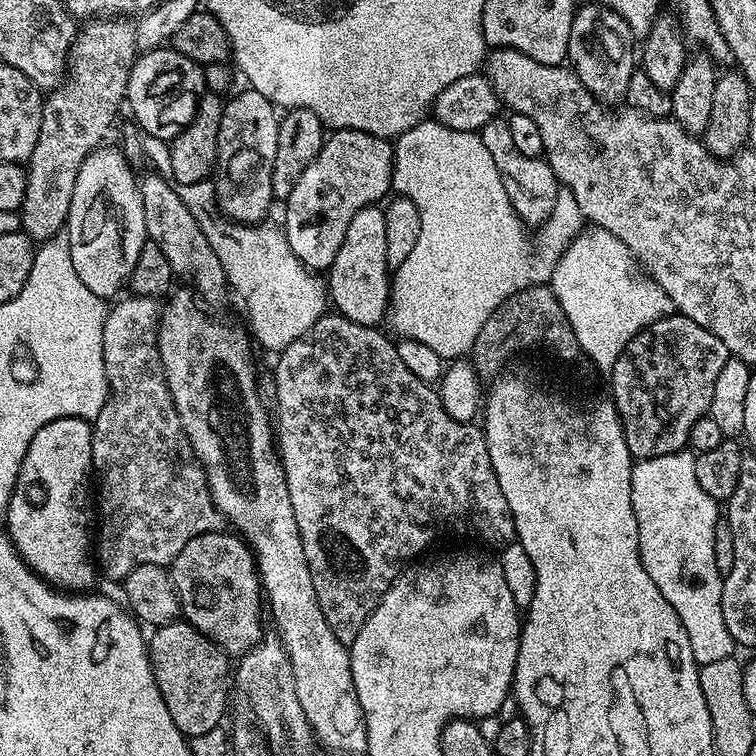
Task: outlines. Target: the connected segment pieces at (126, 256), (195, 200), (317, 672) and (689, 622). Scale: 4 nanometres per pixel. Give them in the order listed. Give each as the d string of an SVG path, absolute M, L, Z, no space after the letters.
M108 147L93 150L86 162L82 162L82 170L78 170L66 231L70 262L74 262L74 271L82 278L86 290L112 298L120 287L127 285L134 262L138 262L138 254L148 240L148 231L137 173L119 147Z
M211 179L181 184L178 191L182 202L186 202L186 210L194 214L194 222L198 222L202 234L206 234L206 242L210 242L214 254L218 254L218 262L222 262L222 270L228 275L229 289L244 303L247 327L255 343L278 354L290 346L290 342L310 331L314 322L325 315L330 297L325 281L321 277L319 280L316 277L319 275L290 250L290 242L283 231L269 222L229 222L218 210L216 185Z
M187 287L178 288L163 305L156 341L166 386L170 390L170 398L174 398L174 410L178 410L182 430L194 450L196 461L204 468L216 509L229 525L233 524L231 527L243 537L255 555L260 587L266 597L267 609L269 606L272 610L272 620L276 623L274 632L290 658L290 666L294 670L294 690L298 690L298 702L302 705L302 714L306 714L313 737L319 743L321 740L332 752L367 753L366 722L358 702L358 690L354 690L350 648L334 638L334 630L330 630L326 614L322 614L322 606L318 606L318 594L314 594L314 578L310 578L310 565L306 562L306 550L302 550L298 522L294 522L292 517L284 467L274 447L274 424L272 420L268 421L264 400L256 389L256 368L252 365L253 345L249 333L243 327L231 328L220 320L211 320Z
M688 450L636 460L632 466L632 505L638 522L642 566L646 566L646 574L654 578L654 586L662 590L662 598L674 606L686 630L686 638L690 638L690 650L694 653L696 663L704 665L734 656L738 645L730 630L726 630L726 618L722 618L724 576L714 562L714 526L721 519L722 512L716 509L719 508L717 501L712 500L702 486L690 483L695 465L696 456Z

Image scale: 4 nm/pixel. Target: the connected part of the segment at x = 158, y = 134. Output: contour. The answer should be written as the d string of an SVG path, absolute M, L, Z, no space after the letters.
M161 46L144 50L137 55L128 79L127 107L132 107L131 119L139 124L139 129L145 137L153 136L156 142L171 142L192 121L196 113L196 104L205 91L204 68L195 64L190 58L178 54L170 46Z

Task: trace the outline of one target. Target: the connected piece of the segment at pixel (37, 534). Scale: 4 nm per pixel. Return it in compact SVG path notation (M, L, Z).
M58 418L46 426L42 426L34 434L30 446L26 450L26 458L22 458L22 470L16 479L16 486L12 490L12 497L6 509L8 528L6 535L11 538L13 546L20 557L30 565L36 573L57 590L68 594L84 594L97 583L98 564L94 559L94 473L92 471L92 424L82 418Z

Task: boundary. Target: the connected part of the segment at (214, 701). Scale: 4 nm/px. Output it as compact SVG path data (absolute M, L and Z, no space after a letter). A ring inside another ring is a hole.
M173 622L157 627L147 641L148 661L152 664L154 682L174 718L174 726L185 736L209 733L221 727L224 707L230 700L229 657L210 638L187 622Z

